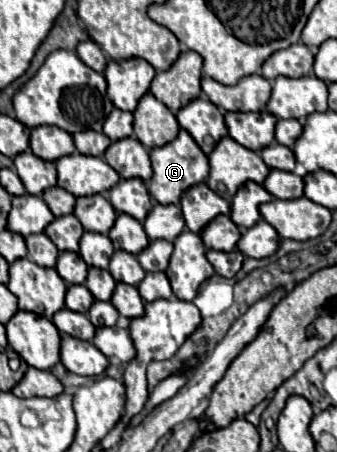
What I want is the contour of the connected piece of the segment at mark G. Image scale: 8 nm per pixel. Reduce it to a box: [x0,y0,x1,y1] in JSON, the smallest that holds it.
[149,130,209,204]

